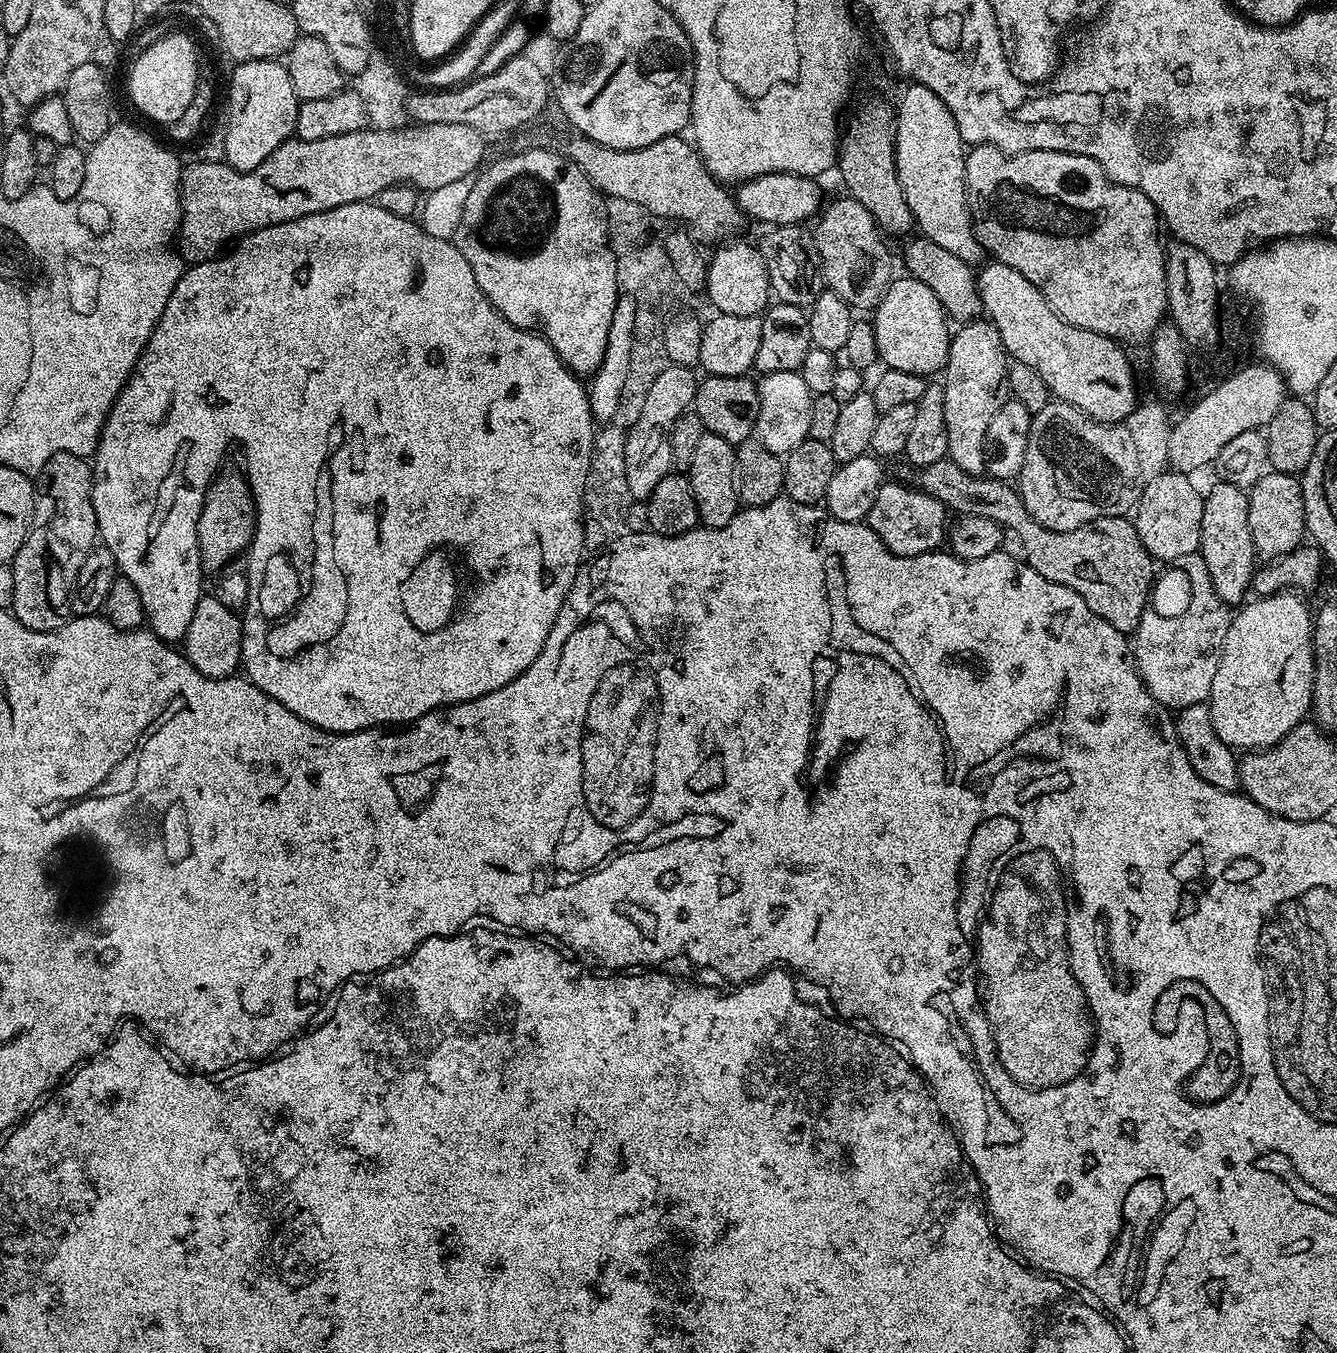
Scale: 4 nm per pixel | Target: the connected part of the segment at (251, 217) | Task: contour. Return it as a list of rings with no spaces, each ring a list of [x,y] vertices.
[[[445,122],[435,128],[421,126],[413,132],[377,133],[368,128],[354,134],[338,134],[334,138],[293,138],[282,142],[282,146],[278,146],[278,150],[274,150],[274,154],[270,154],[270,158],[266,158],[262,166],[254,166],[254,170],[249,172],[231,168],[227,162],[193,159],[190,164],[183,165],[180,173],[178,251],[185,265],[201,264],[207,260],[215,260],[229,245],[247,236],[249,232],[290,222],[306,214],[334,210],[334,206],[372,202],[382,190],[395,184],[411,184],[424,194],[433,192],[438,190],[438,186],[446,186],[450,182],[458,182],[458,178],[472,176],[485,163],[484,142],[486,136],[478,130]]]

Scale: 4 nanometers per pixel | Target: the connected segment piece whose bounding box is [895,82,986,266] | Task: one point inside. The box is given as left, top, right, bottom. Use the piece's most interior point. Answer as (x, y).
(930, 152)

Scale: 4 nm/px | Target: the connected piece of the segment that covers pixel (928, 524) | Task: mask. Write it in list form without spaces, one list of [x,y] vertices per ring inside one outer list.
[[[886,482],[878,490],[874,506],[870,506],[866,523],[894,554],[917,556],[923,552],[937,551],[945,543],[950,528],[950,512],[938,498],[918,487],[907,488],[904,484]]]

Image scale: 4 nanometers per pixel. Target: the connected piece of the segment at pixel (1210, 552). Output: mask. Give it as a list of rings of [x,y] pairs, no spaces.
[[[1216,482],[1216,485],[1206,492],[1198,556],[1206,562],[1208,581],[1218,598],[1222,598],[1230,606],[1236,606],[1245,599],[1244,595],[1249,595],[1252,577],[1255,576],[1258,567],[1258,553],[1252,537],[1248,492],[1245,489],[1233,484]]]

